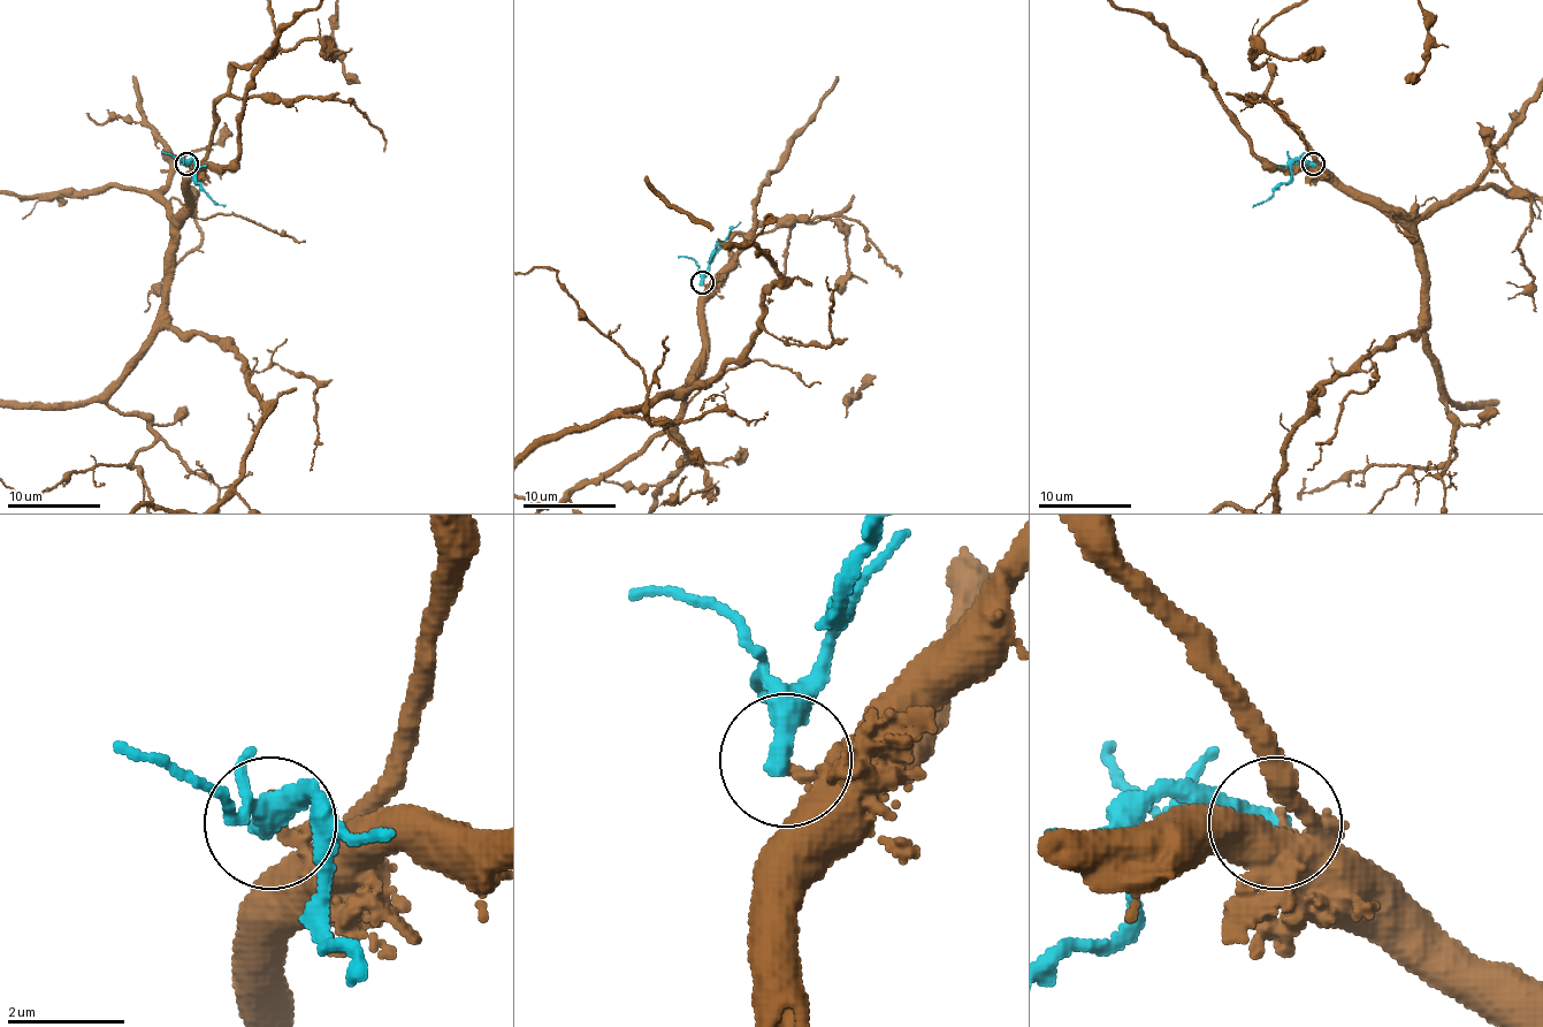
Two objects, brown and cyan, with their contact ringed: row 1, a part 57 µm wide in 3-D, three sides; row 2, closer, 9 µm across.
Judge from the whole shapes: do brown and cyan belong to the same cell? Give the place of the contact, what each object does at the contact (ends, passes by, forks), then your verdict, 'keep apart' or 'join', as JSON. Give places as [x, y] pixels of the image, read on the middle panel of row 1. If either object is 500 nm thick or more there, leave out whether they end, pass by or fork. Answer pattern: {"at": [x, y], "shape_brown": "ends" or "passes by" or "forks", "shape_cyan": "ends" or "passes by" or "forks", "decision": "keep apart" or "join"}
{"at": [702, 282], "shape_brown": "ends", "shape_cyan": "ends", "decision": "keep apart"}

